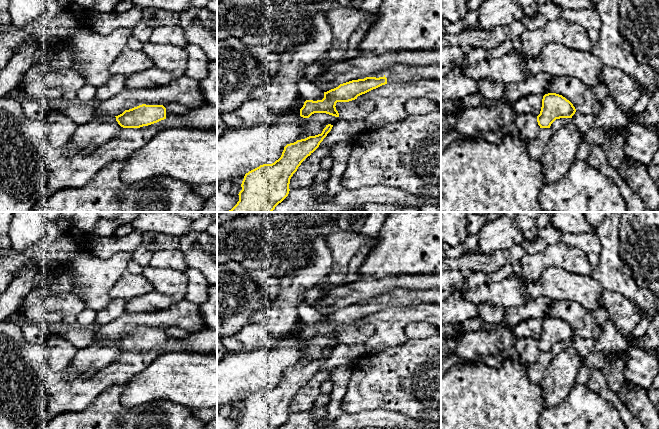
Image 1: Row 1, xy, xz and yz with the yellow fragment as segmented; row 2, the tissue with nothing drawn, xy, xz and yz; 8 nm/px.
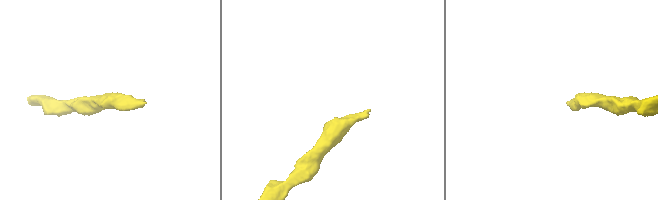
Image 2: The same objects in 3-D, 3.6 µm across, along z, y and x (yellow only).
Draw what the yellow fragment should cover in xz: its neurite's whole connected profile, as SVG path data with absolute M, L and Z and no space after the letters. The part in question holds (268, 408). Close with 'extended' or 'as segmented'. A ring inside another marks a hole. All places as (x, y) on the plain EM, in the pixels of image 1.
M328 348L321 358L297 364L284 371L281 381L272 388L263 388L245 398L239 425L236 429L278 429L289 418L290 403L301 387L310 380L331 355L333 349Z; as segmented

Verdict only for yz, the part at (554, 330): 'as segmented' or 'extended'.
as segmented

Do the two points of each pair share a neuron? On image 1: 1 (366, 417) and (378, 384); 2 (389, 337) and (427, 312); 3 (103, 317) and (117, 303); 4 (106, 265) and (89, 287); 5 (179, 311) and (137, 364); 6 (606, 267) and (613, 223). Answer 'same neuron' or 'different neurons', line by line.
1: different neurons
2: same neuron
3: same neuron
4: same neuron
5: different neurons
6: same neuron

